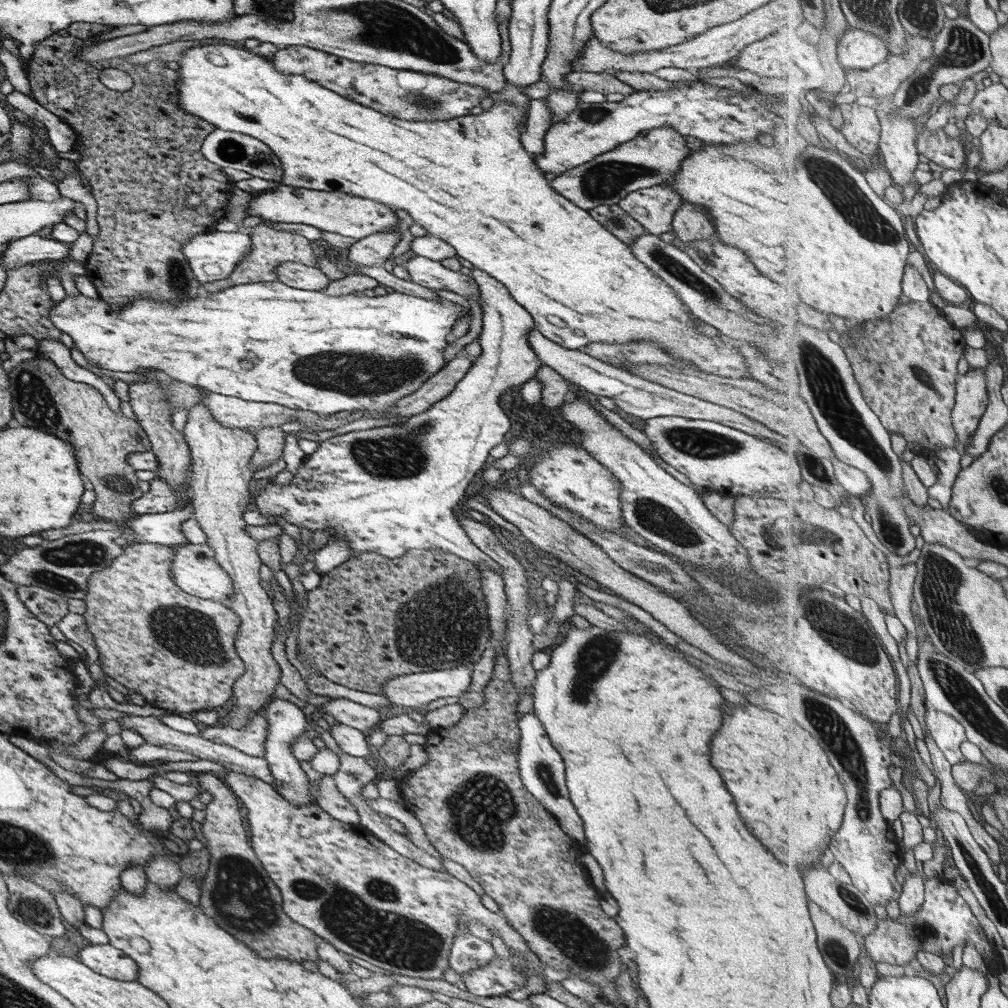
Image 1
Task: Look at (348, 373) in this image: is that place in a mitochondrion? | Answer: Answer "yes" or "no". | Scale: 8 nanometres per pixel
yes

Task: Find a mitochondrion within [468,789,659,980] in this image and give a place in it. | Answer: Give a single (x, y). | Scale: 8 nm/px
(571, 936)

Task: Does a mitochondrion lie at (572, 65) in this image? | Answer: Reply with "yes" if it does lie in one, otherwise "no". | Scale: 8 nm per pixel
no

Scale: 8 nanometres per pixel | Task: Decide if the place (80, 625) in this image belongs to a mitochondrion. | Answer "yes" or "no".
no

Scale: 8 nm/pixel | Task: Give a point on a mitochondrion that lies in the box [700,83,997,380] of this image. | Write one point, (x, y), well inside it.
(832, 183)

